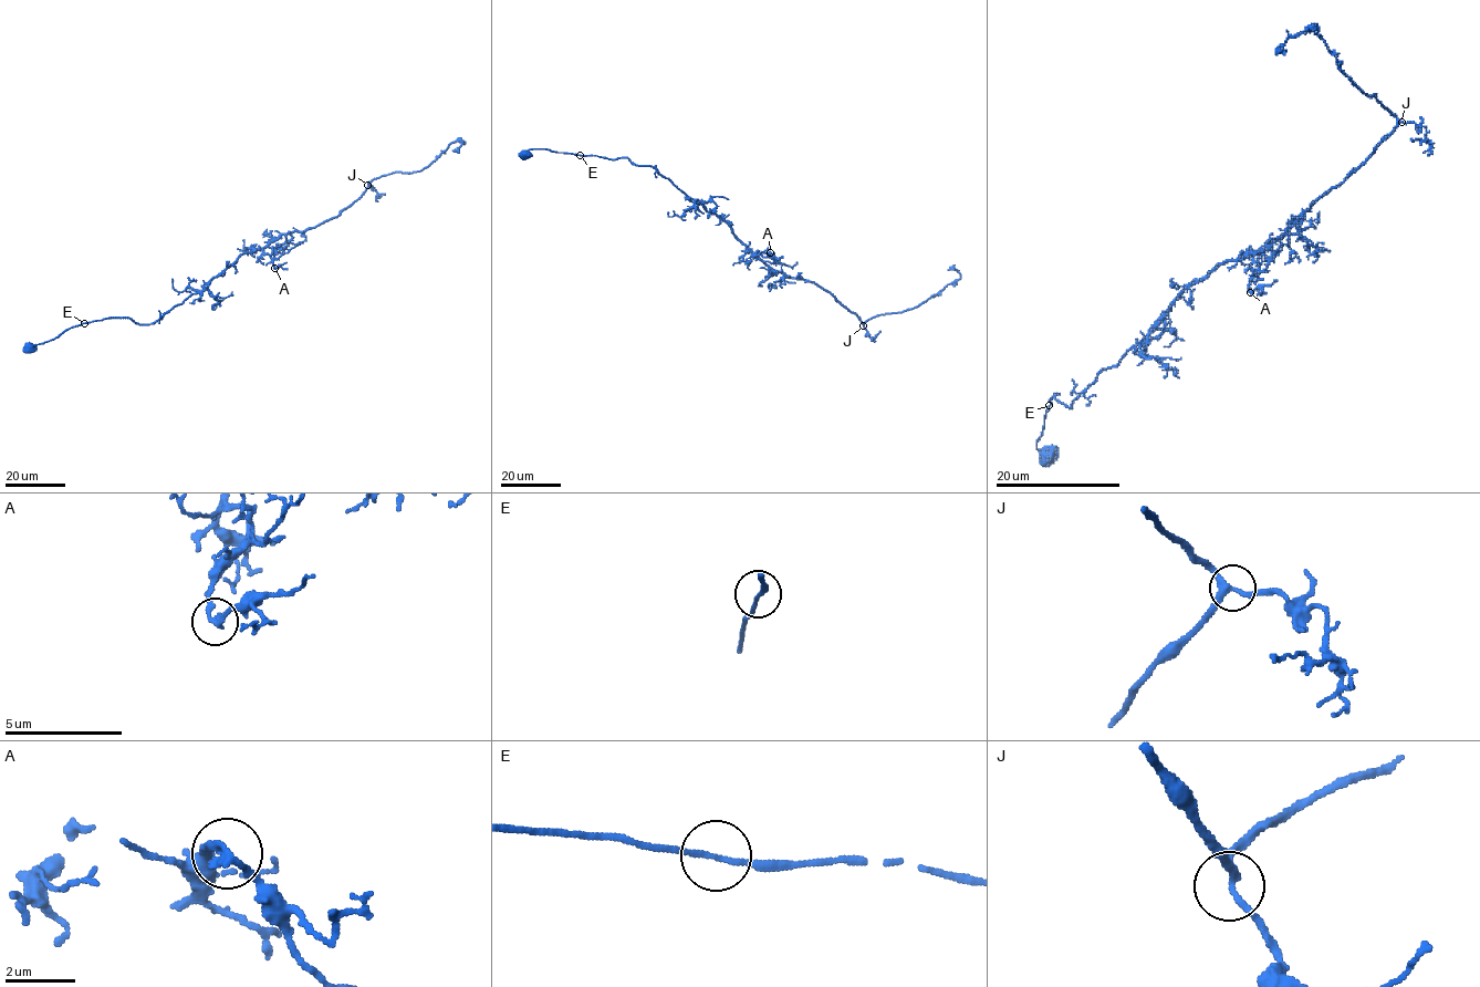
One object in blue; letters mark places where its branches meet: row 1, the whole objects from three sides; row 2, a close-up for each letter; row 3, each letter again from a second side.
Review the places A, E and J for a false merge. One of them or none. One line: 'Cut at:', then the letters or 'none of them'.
Cut at: none of them

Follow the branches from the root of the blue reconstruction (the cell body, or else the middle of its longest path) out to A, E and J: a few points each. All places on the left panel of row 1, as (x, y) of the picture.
A: (29, 347), (74, 326), (107, 318), (154, 324), (204, 291), (245, 252), (261, 249), (274, 268)
E: (29, 347), (53, 340), (84, 323)
J: (29, 347), (74, 326), (107, 318), (154, 324), (204, 291), (245, 252), (336, 217), (367, 185)

